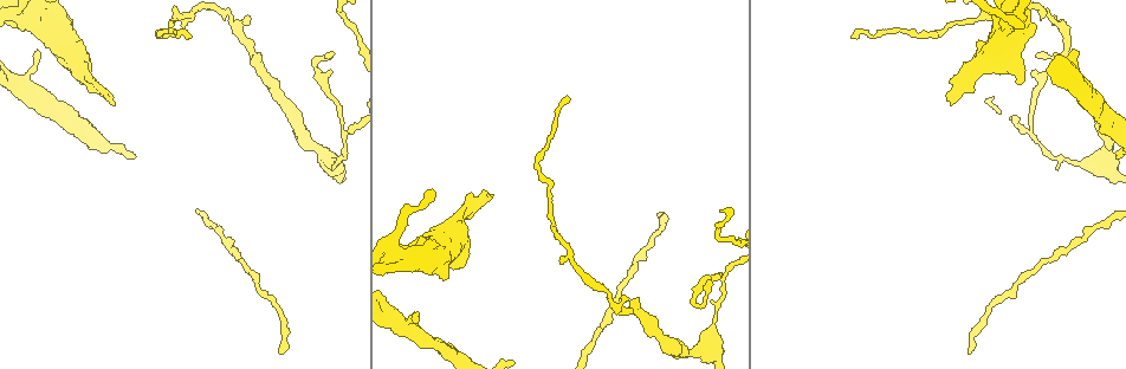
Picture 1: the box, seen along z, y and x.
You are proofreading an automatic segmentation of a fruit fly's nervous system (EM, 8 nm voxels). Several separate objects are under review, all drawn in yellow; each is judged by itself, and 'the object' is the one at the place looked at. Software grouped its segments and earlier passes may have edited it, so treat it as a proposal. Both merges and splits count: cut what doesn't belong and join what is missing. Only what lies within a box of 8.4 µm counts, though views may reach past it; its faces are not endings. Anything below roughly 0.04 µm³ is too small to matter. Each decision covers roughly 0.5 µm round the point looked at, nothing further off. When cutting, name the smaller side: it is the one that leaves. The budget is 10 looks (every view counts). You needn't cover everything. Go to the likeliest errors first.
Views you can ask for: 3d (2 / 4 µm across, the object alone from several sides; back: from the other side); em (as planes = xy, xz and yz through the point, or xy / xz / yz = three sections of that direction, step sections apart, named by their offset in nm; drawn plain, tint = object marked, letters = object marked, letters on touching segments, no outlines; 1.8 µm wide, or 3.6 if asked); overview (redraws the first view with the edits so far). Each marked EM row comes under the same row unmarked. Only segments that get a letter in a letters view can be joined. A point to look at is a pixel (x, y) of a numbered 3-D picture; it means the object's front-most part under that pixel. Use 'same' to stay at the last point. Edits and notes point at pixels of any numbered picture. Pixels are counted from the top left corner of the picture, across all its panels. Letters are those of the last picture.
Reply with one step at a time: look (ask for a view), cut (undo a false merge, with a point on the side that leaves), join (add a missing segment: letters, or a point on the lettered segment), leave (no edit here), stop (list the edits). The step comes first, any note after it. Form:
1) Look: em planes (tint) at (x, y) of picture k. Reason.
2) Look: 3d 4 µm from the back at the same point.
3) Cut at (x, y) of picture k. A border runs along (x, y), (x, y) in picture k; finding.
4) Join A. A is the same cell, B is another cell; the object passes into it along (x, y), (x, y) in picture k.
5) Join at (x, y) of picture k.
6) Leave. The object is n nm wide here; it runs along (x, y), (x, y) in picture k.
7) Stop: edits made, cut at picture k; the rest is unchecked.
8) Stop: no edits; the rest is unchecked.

Look: em xz step 16 (tint) at (952, 104) of picture 1. Branch stops here.

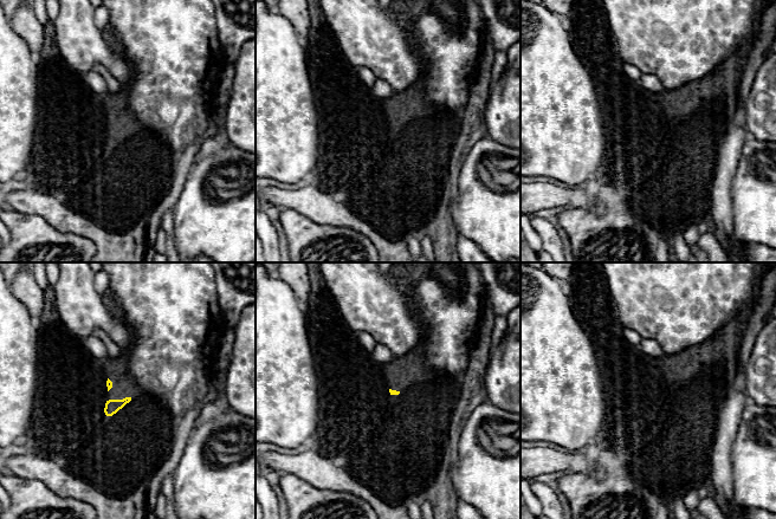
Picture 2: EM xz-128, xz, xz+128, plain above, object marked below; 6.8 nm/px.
Look: em planes (letters) at the same point. Cut it another way.

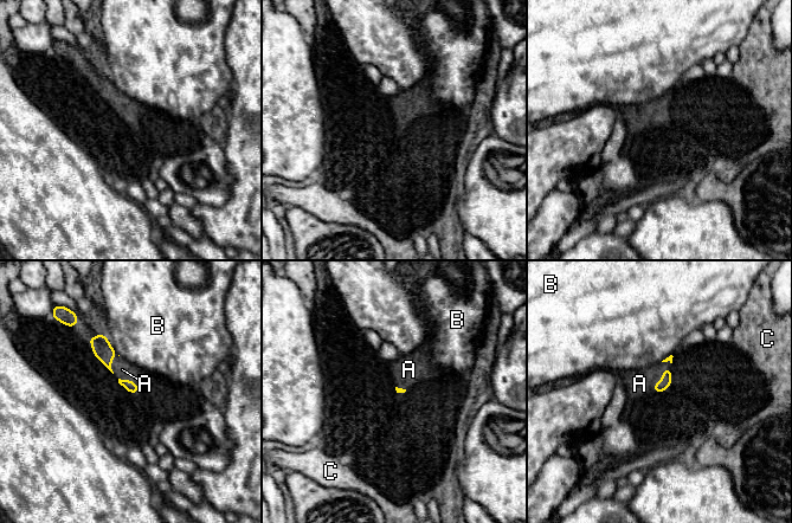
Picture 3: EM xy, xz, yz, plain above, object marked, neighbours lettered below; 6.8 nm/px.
Join A. A is the same cell, B and C are other cells; the object passes into it along (662, 385), (662, 379), (639, 383) in picture 3; it goes on there.

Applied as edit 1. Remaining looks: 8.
Look: 3d 4 µm from the back at (418, 320) of picture 1. Tapers out.

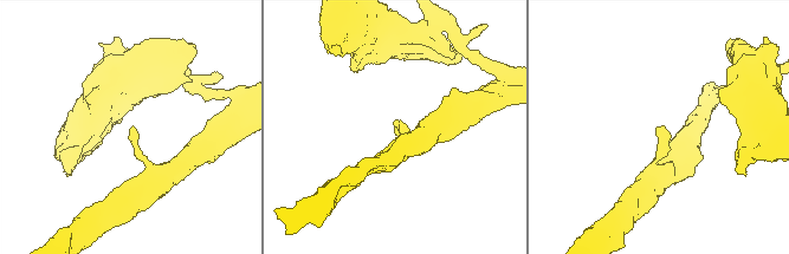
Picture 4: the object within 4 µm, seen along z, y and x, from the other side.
Look: em xz step 16 (letters) at (396, 131) of picture 4.

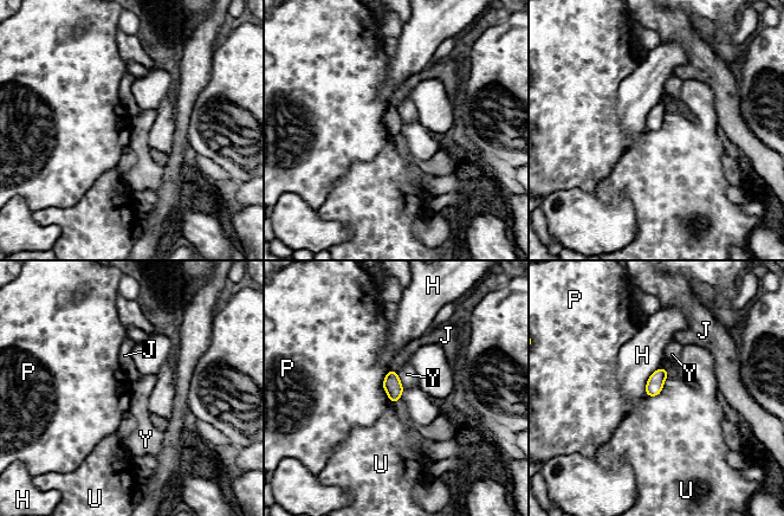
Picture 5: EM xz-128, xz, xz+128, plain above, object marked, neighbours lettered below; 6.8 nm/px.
Leave. H, J, P, U and Y are other cells; a border runs along (669, 373), (658, 394), (646, 395) in picture 5; none of them fits.

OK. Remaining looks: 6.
Look: em planes (letters) at (565, 97) of picture 1. An open end.

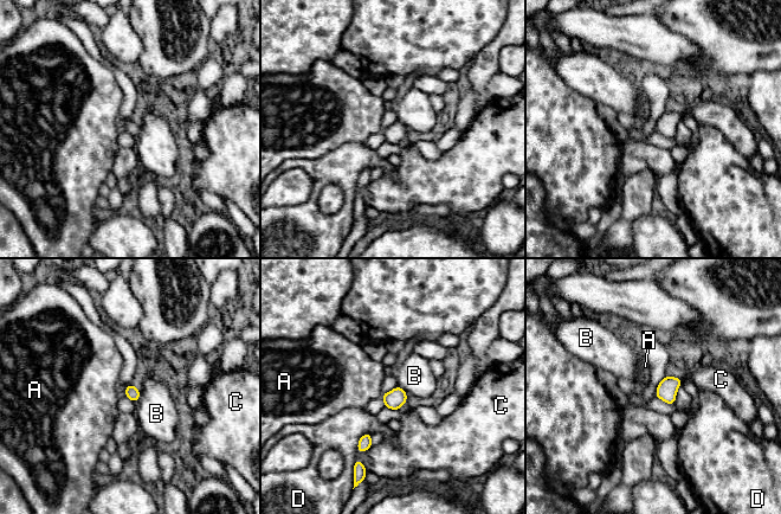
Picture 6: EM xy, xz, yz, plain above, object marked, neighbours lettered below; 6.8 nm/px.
Leave. The object is 90 nm wide here; A, B, C and D are other cells; a border runs along (140, 390), (140, 397), (135, 404) in picture 6; no lettered segment goes on from it.

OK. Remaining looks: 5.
Look: em planes (letters) at (333, 52) of picture 1.

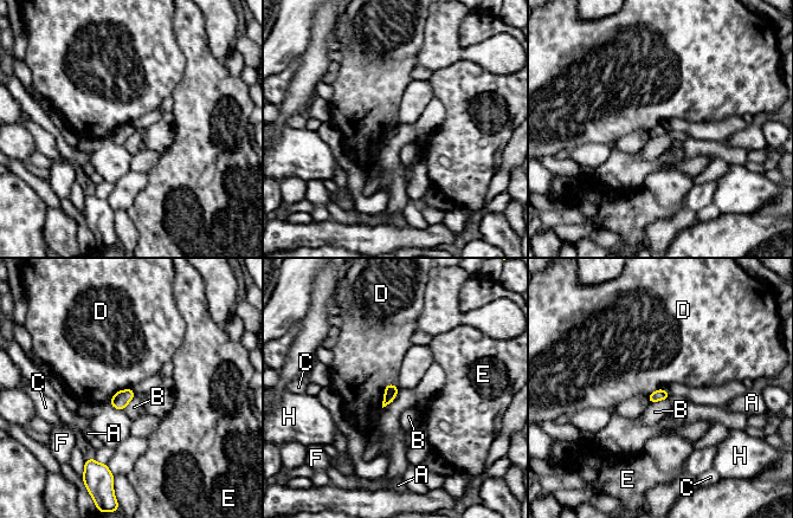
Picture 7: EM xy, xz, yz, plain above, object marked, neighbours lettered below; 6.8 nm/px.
Leave. A, B, C, D, E, F and H are other cells; no lettered segment goes on from it.

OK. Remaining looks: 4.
Stop: edits made, join at picture 3; the rest is unchecked.

